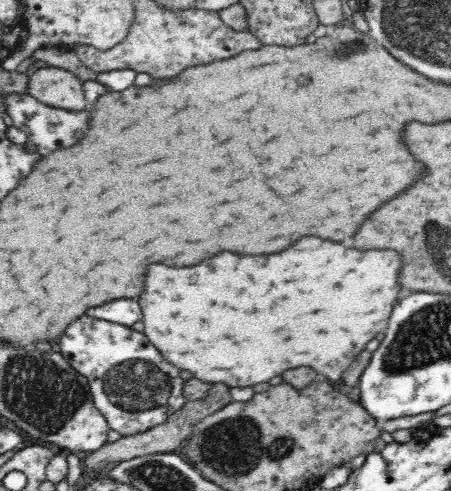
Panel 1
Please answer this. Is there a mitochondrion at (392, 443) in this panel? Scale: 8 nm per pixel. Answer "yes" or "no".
no

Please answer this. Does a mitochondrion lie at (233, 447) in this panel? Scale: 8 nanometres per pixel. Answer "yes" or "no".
yes

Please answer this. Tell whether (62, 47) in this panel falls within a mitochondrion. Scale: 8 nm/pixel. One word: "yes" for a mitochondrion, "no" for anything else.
no

